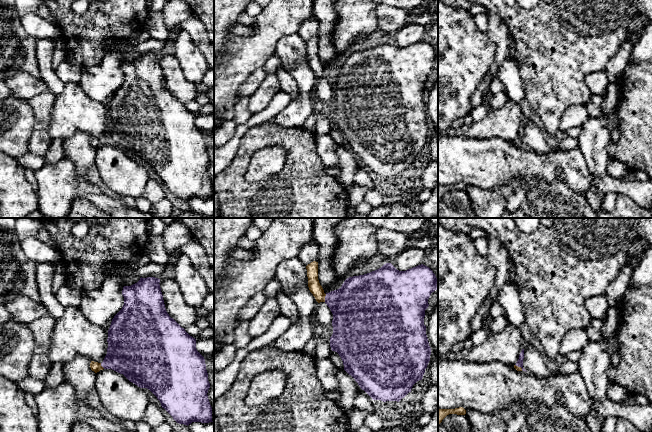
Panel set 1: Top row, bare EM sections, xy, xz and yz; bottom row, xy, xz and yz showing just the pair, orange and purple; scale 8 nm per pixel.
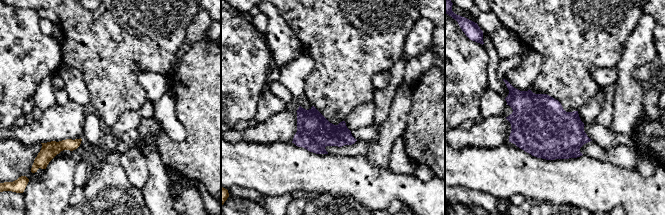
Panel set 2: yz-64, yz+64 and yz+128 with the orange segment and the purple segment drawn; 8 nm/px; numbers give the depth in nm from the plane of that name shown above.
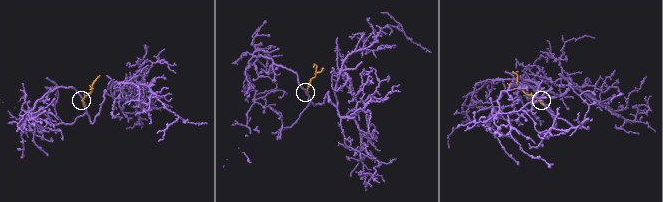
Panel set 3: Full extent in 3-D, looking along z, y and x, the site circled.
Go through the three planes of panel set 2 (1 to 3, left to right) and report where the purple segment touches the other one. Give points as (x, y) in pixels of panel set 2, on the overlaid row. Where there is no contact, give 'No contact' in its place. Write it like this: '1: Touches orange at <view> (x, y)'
1: No contact
2: No contact
3: No contact

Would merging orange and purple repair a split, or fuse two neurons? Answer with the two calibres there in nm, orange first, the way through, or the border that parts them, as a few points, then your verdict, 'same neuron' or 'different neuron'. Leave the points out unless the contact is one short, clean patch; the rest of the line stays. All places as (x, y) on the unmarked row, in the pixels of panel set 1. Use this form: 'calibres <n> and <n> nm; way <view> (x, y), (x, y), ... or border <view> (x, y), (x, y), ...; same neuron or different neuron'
calibres 100 and 380 nm; border xz (326, 70), (324, 77); different neuron

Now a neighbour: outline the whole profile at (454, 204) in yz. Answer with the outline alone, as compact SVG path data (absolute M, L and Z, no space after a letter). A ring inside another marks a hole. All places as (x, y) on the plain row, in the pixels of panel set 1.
M447 191L438 201L438 218L476 218L467 192Z

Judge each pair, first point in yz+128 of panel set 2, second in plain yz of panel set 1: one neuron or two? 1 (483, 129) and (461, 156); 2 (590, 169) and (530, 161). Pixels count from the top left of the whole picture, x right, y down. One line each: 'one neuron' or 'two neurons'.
1: two neurons
2: one neuron

